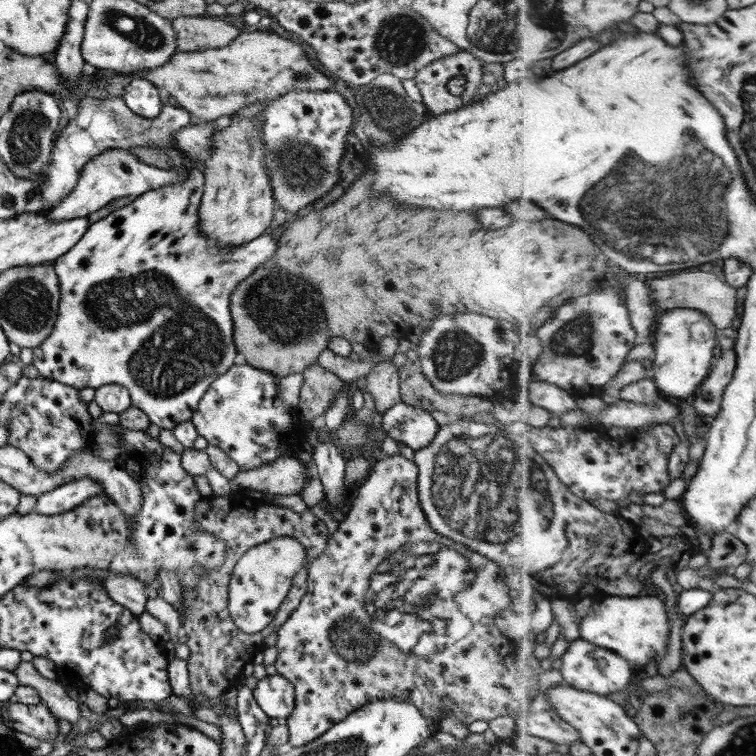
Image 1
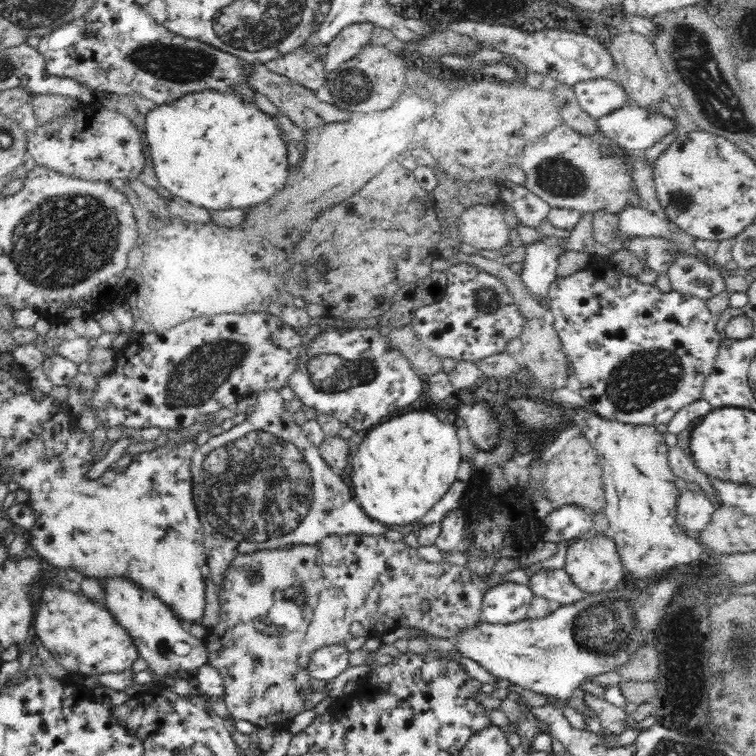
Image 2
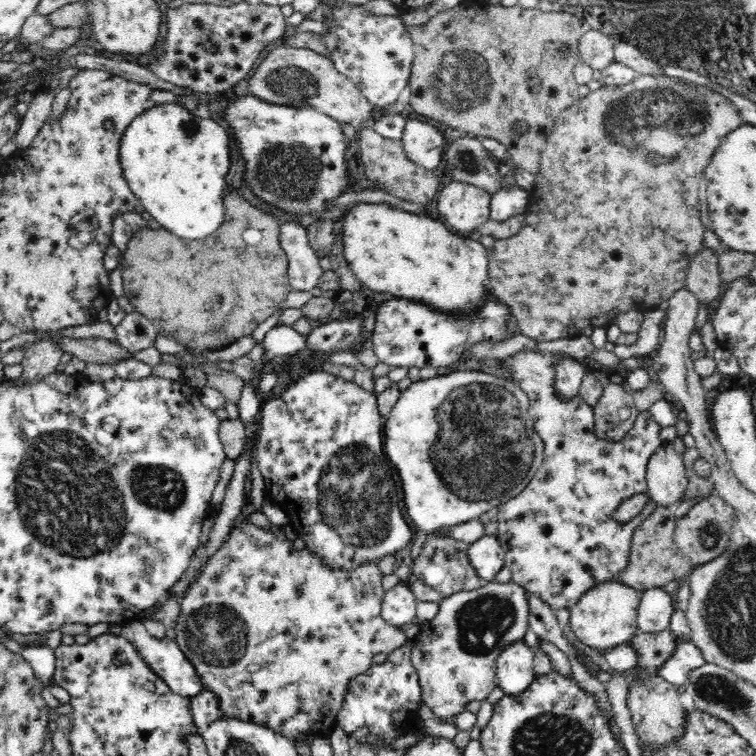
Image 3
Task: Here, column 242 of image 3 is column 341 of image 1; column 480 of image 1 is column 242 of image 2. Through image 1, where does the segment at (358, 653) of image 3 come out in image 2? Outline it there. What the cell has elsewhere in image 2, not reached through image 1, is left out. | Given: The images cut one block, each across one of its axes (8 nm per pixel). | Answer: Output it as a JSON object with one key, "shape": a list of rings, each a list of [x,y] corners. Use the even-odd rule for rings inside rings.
{"shape":[[[330,534],[319,544],[291,545],[283,548],[282,552],[274,550],[268,556],[264,552],[270,550],[240,554],[230,564],[230,570],[266,564],[266,582],[262,584],[266,584],[268,590],[274,590],[274,605],[265,617],[254,620],[254,627],[259,632],[220,632],[216,626],[212,628],[212,636],[205,635],[204,643],[208,665],[218,669],[224,677],[225,693],[222,699],[229,714],[236,721],[248,720],[256,727],[271,726],[274,732],[288,729],[294,716],[303,712],[304,700],[314,692],[307,666],[316,649],[334,644],[346,645],[358,636],[367,639],[381,636],[401,627],[418,628],[436,637],[456,637],[461,630],[481,621],[483,598],[489,589],[487,583],[467,565],[428,562],[418,555],[417,549],[409,547],[403,540],[390,541],[382,535]],[[301,588],[304,593],[298,593]],[[305,600],[308,610],[304,610],[303,616],[300,606],[305,604]],[[422,600],[428,600],[431,604],[427,612],[420,611]]]}

